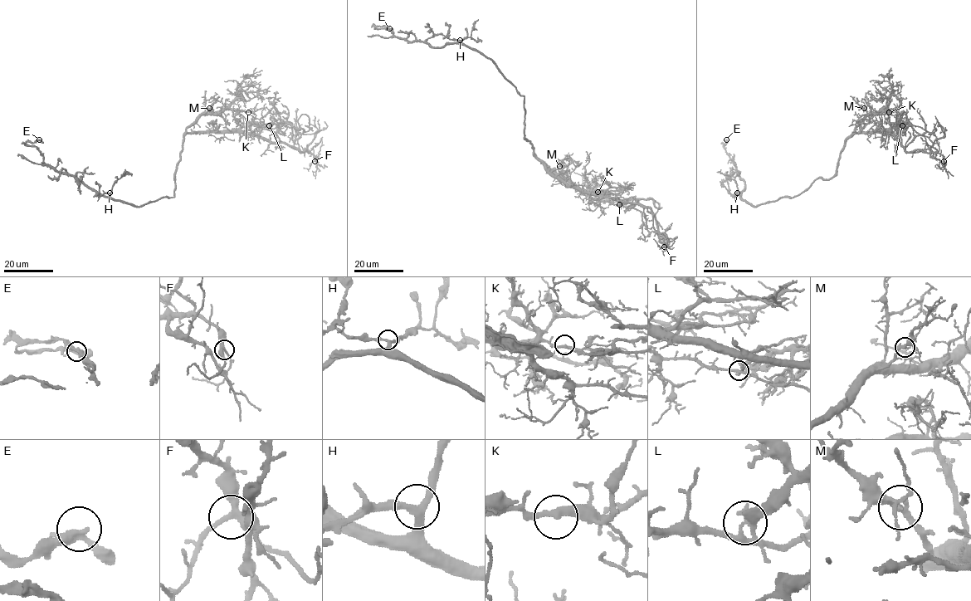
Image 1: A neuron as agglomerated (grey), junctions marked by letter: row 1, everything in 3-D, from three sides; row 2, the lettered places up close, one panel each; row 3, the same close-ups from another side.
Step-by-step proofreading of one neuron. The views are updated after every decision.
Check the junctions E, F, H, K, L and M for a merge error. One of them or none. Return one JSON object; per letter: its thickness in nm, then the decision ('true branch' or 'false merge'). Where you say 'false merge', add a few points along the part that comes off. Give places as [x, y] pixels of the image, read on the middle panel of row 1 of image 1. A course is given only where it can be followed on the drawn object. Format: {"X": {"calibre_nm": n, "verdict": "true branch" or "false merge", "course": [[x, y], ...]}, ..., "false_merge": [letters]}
{"E": {"calibre_nm": 260, "verdict": "true branch"}, "F": {"calibre_nm": 300, "verdict": "true branch"}, "H": {"calibre_nm": 280, "verdict": "true branch"}, "K": {"calibre_nm": 240, "verdict": "true branch"}, "L": {"calibre_nm": 280, "verdict": "false merge", "course": [[619, 204], [628, 199], [652, 199], [659, 209], [655, 218], [662, 229]]}, "M": {"calibre_nm": 260, "verdict": "true branch"}, "false_merge": ["L"]}

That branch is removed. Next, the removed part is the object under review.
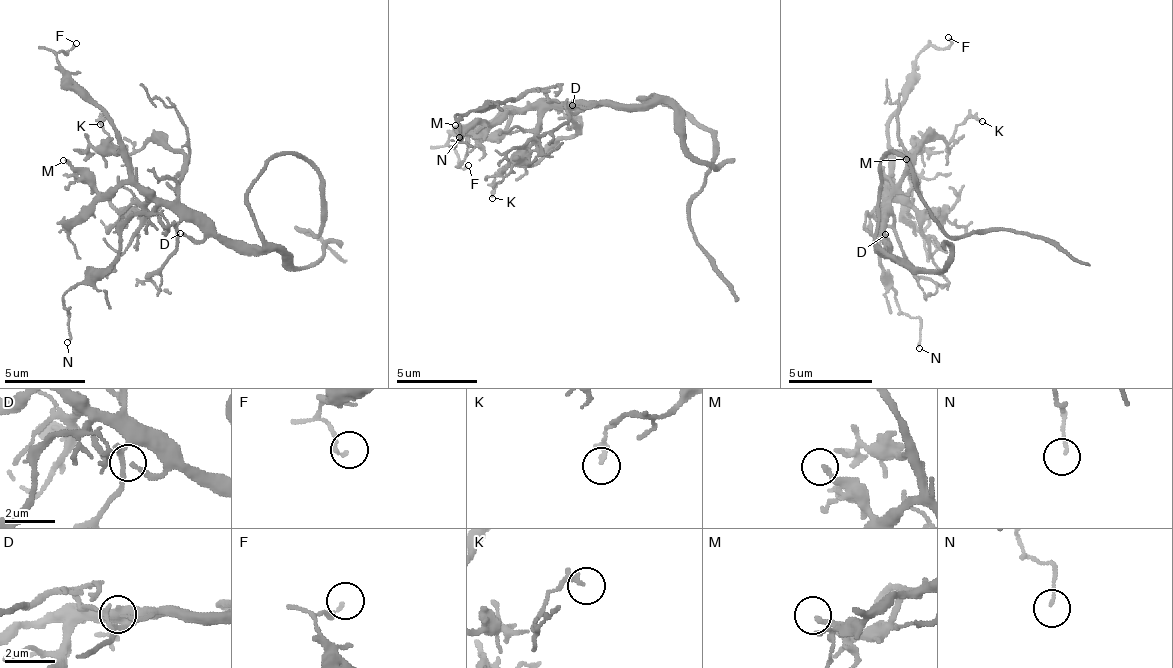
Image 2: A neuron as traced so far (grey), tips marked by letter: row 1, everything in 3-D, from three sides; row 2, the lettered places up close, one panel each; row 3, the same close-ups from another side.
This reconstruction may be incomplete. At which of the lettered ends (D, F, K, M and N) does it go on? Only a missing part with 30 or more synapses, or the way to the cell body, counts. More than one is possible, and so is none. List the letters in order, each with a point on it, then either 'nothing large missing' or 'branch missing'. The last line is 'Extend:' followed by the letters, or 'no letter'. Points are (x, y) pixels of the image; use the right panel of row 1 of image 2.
D: (885, 234) | nothing large missing
F: (948, 37) | nothing large missing
K: (982, 121) | nothing large missing
M: (906, 159) | nothing large missing
N: (919, 348) | nothing large missing
Extend: no letter

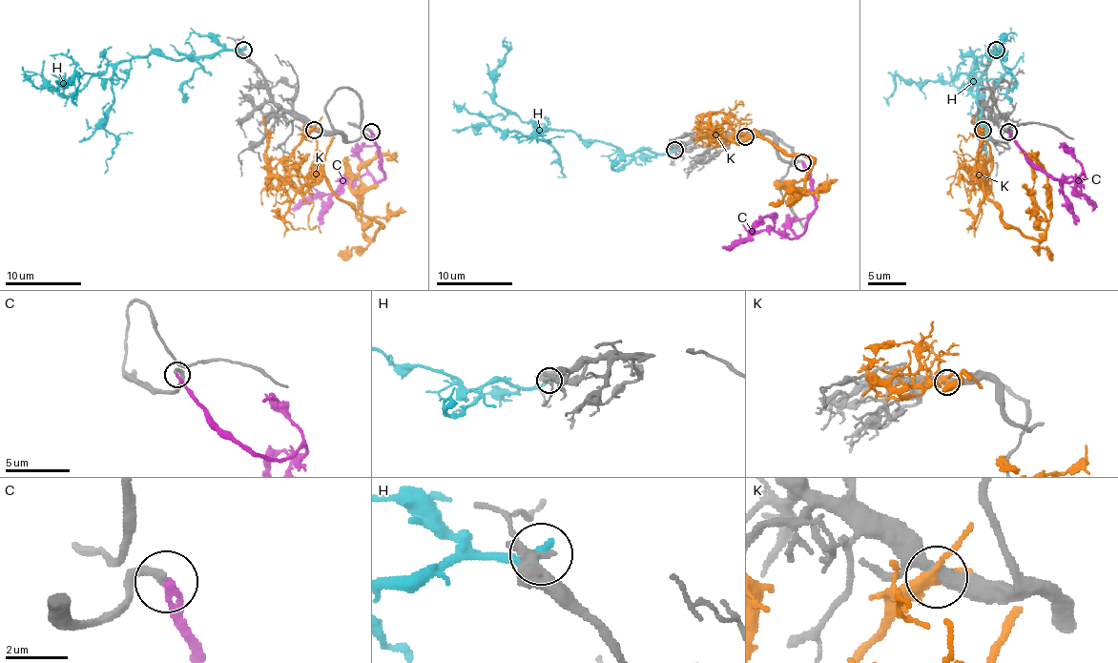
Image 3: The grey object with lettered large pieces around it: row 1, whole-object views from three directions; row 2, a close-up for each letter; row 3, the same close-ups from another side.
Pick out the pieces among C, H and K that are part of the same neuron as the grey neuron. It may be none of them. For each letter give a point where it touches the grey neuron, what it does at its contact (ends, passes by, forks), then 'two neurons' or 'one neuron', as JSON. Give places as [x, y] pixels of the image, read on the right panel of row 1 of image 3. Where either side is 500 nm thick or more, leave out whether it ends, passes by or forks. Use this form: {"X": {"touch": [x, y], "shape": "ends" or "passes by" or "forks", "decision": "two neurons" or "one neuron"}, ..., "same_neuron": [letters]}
{"C": {"touch": [1008, 132], "shape": "ends", "decision": "one neuron"}, "H": {"touch": [996, 50], "shape": "ends", "decision": "two neurons"}, "K": {"touch": [983, 130], "shape": "passes by", "decision": "two neurons"}, "same_neuron": ["C"]}

